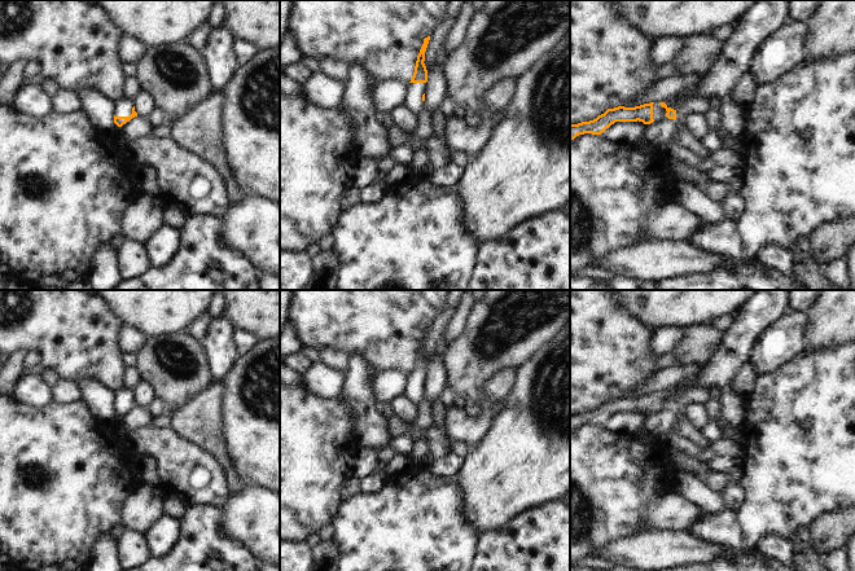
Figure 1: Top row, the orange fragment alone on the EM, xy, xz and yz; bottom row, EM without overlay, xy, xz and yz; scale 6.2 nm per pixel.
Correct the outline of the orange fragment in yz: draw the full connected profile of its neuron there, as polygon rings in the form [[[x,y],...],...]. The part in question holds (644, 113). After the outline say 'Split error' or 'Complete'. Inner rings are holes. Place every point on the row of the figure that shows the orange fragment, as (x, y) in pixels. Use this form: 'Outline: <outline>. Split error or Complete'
Outline: [[[671,98],[659,102],[644,104],[635,107],[618,106],[608,109],[604,114],[589,122],[570,124],[570,140],[579,135],[592,133],[601,135],[615,122],[643,122],[650,124],[663,117],[676,119],[676,107],[680,104],[672,104]]]. Split error

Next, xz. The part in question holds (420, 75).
Outline: [[[430,36],[424,39],[424,44],[417,56],[415,73],[409,83],[407,83],[407,92],[403,104],[415,114],[424,106],[425,101],[425,83],[428,82],[428,70],[424,63],[425,52],[429,44]]]. Split error

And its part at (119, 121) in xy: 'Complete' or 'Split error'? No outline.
Split error

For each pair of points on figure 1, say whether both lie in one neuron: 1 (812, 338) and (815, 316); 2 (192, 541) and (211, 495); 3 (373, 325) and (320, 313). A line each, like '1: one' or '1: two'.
1: one
2: two
3: one

